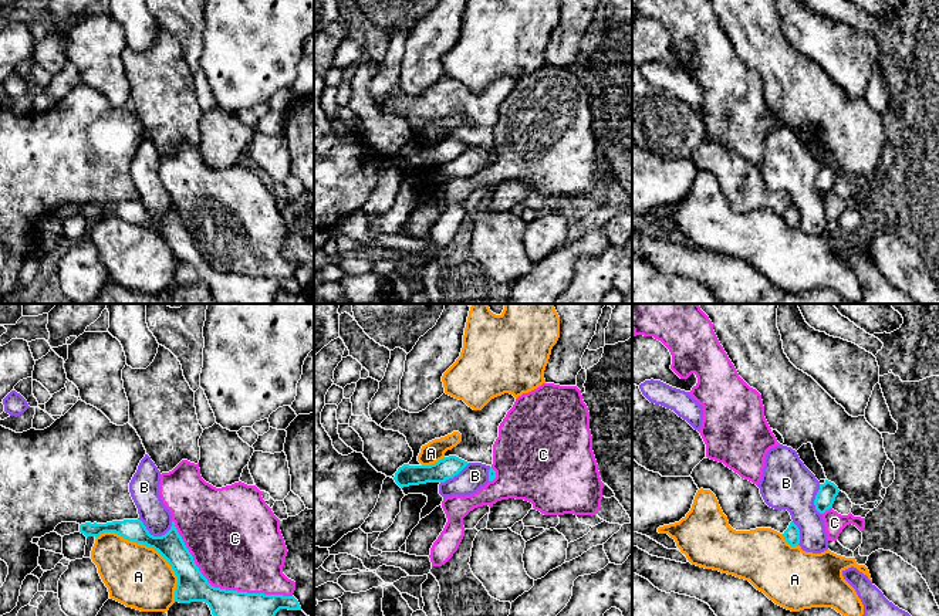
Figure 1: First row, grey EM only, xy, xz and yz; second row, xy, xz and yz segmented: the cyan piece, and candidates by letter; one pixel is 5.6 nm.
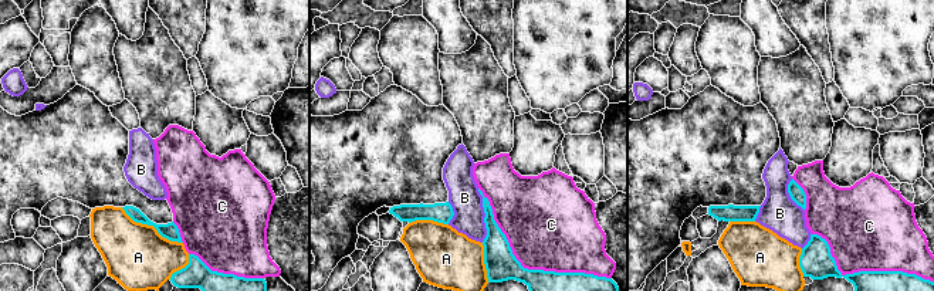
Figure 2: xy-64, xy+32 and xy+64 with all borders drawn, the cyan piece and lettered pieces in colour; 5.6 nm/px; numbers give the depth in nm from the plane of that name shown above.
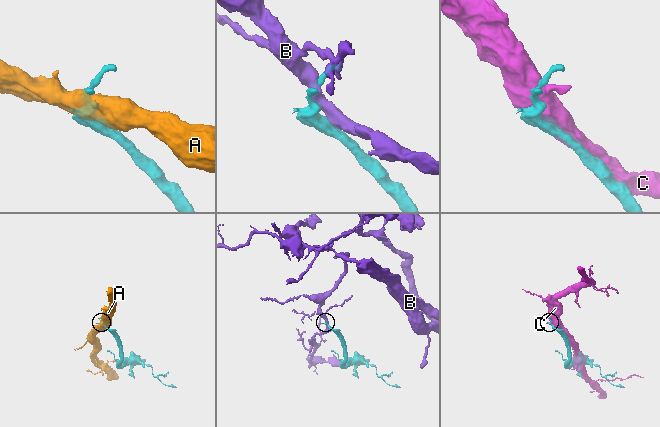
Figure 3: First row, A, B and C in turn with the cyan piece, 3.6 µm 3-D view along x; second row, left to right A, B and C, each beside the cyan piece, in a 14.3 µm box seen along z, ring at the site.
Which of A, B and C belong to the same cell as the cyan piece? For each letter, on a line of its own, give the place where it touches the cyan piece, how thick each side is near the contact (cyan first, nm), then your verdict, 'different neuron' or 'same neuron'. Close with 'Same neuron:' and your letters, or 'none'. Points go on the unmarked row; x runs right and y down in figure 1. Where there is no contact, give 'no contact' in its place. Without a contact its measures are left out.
A: contact xy (151, 229); calibres 150 and 360 nm; different neuron
B: contact xy (152, 217); calibres 150 and 160 nm; different neuron
C: contact xy (219, 270); calibres 300 and 480 nm; different neuron
Same neuron: none

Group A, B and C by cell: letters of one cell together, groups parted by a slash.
A / B / C

